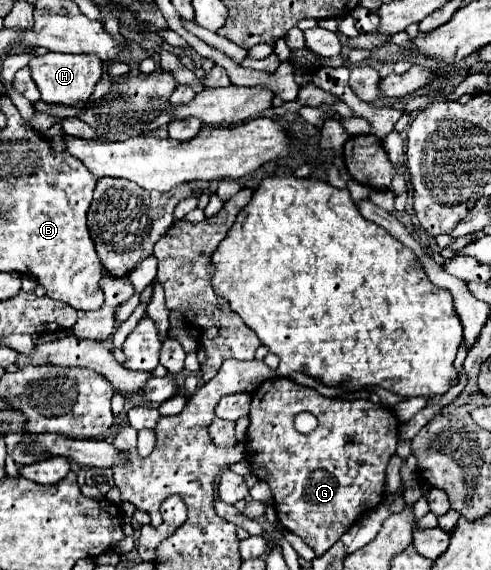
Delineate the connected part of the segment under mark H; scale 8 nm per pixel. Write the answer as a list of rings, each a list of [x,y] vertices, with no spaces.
[[[45,53],[33,57],[29,61],[29,69],[33,73],[33,81],[37,83],[41,91],[43,103],[55,103],[55,105],[71,105],[83,109],[87,101],[93,95],[93,89],[97,81],[103,75],[103,65],[97,63],[91,55],[65,55],[65,53]]]

